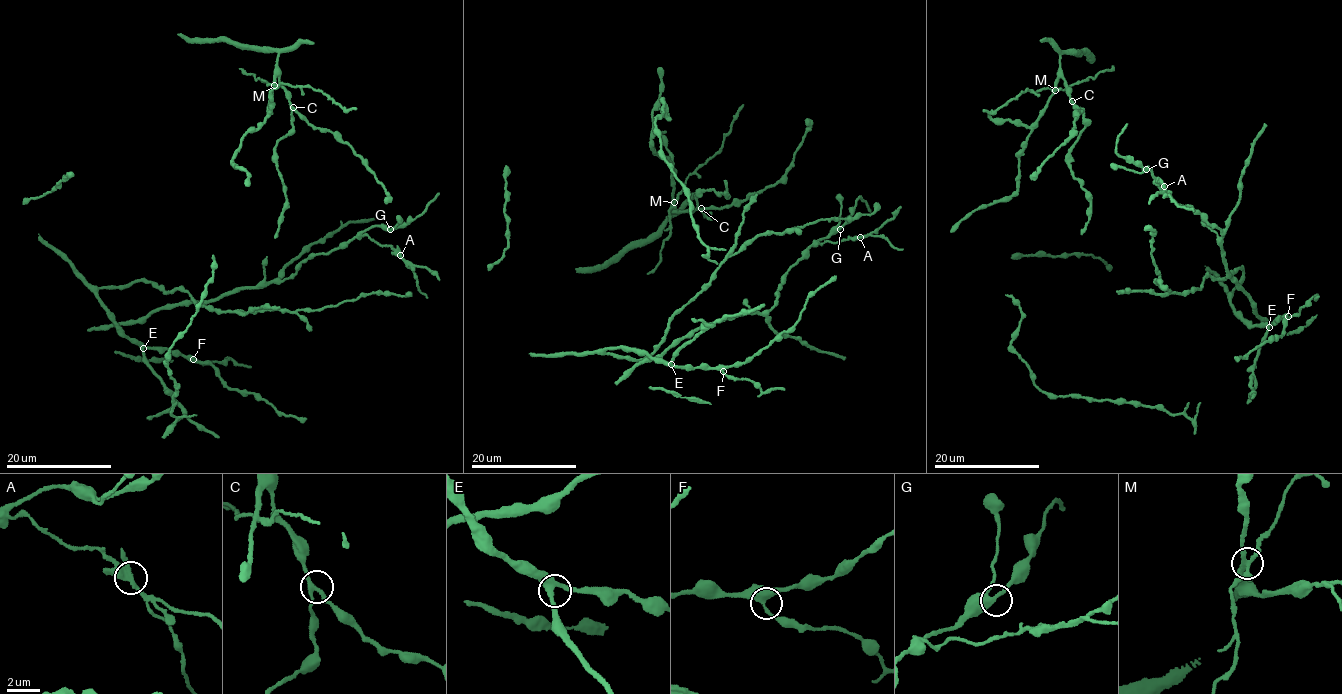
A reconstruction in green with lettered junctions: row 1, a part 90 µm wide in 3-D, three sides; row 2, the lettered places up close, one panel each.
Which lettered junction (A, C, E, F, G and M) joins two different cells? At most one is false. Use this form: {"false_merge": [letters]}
{"false_merge": ["M"]}

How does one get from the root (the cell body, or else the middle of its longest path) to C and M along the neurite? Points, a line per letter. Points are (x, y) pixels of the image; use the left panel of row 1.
C: (276, 159), (274, 147), (293, 127), (293, 107)
M: (276, 159), (274, 147), (289, 132), (293, 117), (290, 94), (277, 75), (275, 86)

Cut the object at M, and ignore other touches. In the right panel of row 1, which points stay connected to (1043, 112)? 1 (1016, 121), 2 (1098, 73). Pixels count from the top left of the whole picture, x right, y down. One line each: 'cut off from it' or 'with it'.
1: with it
2: cut off from it

